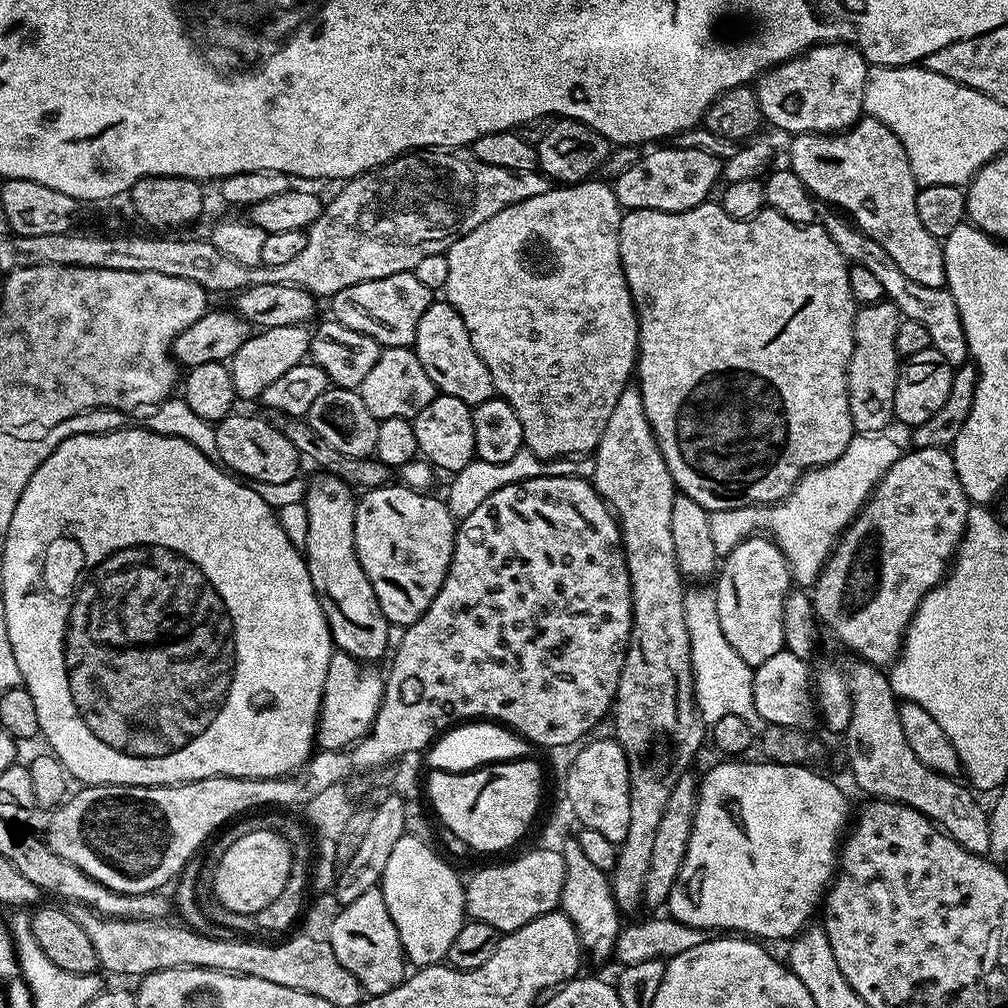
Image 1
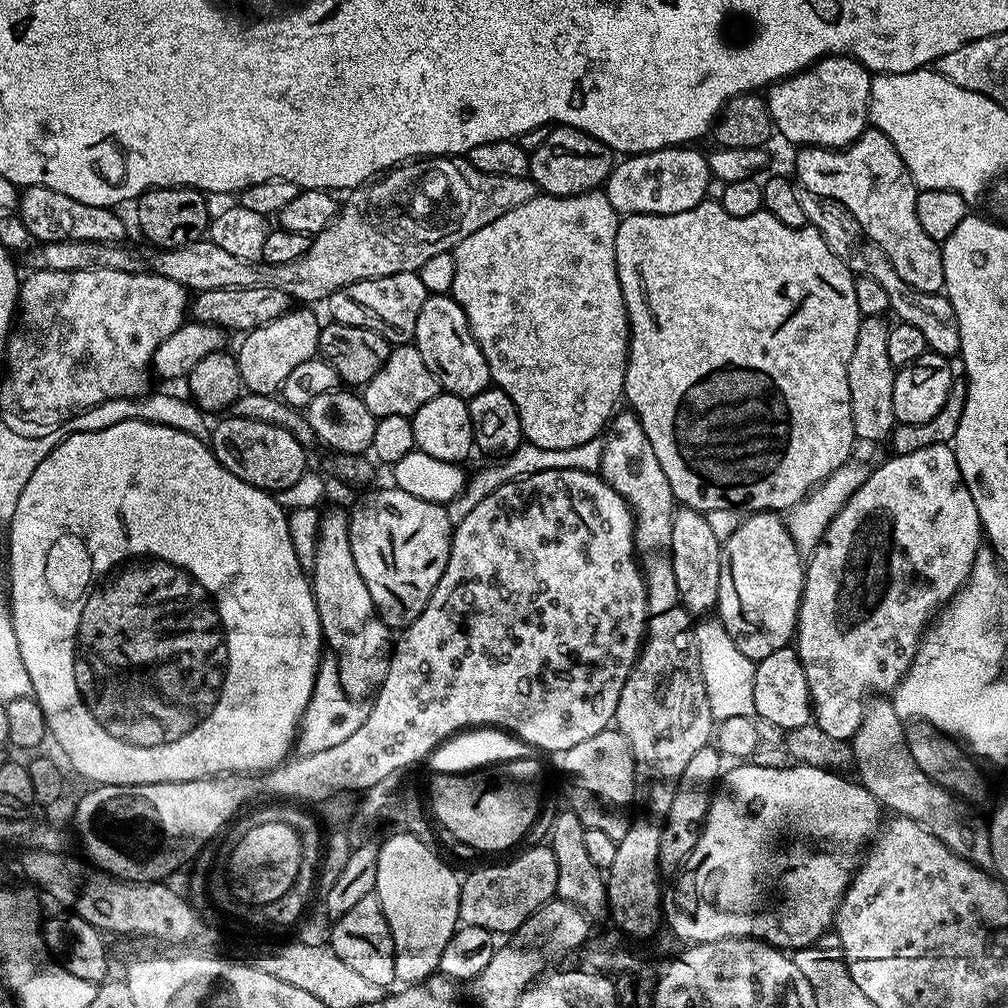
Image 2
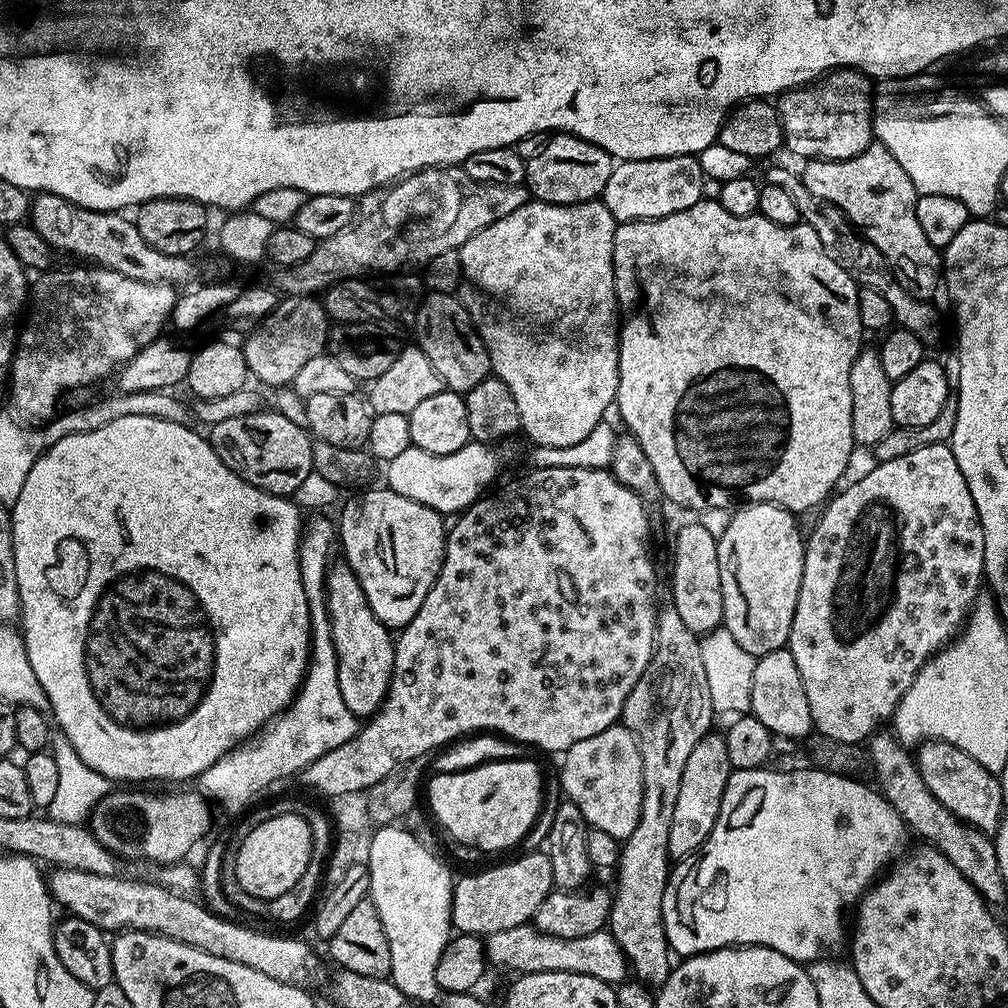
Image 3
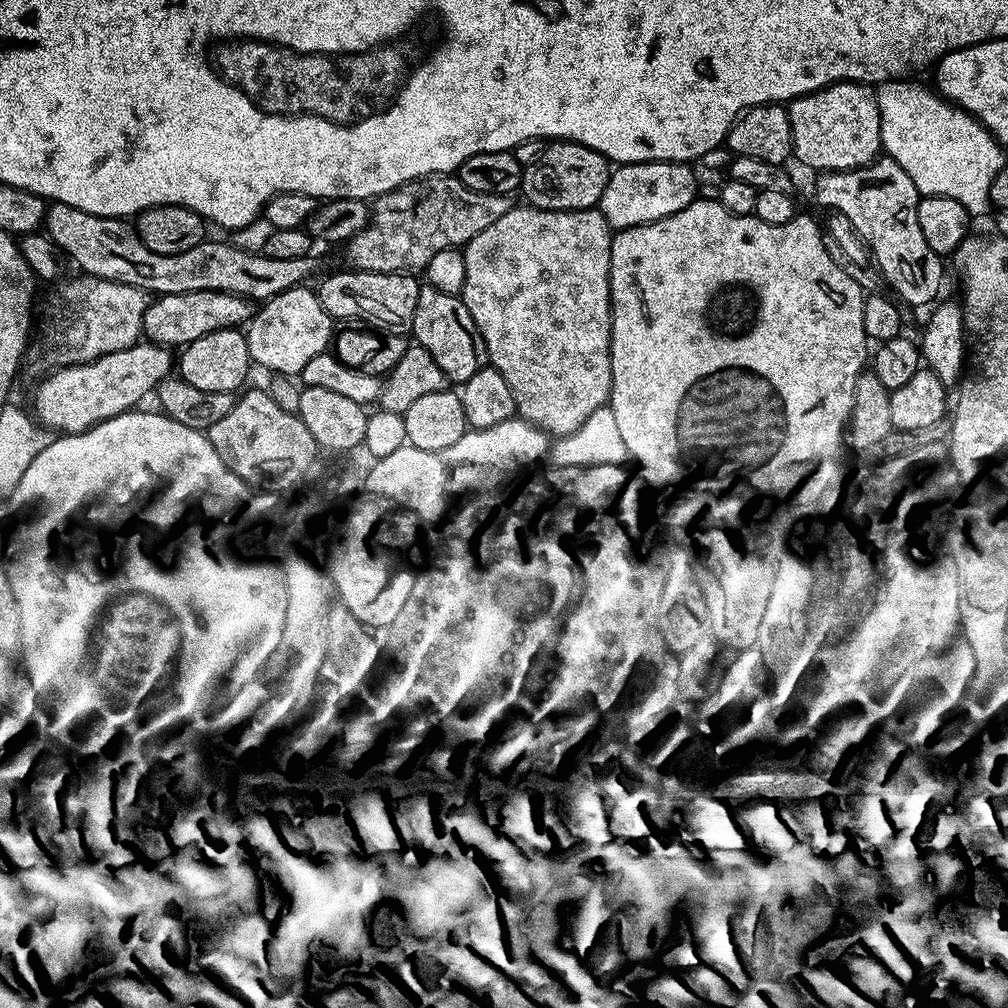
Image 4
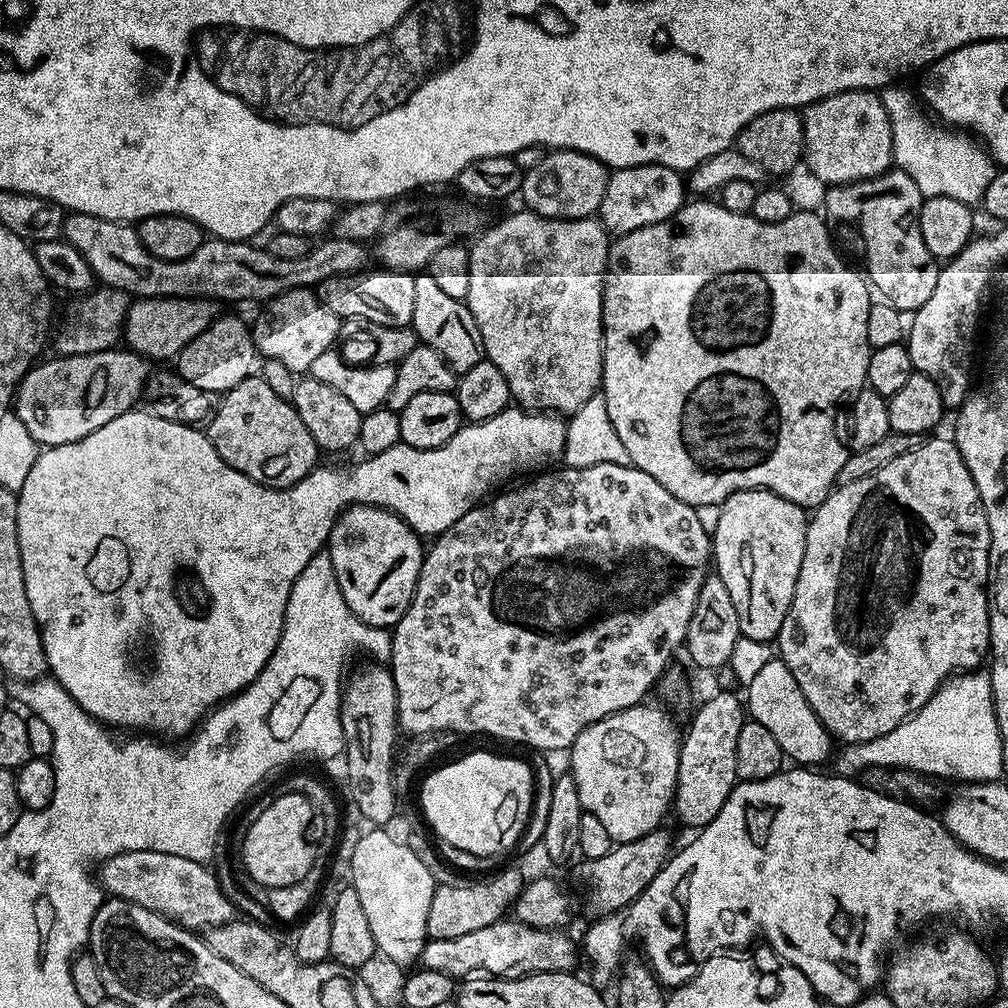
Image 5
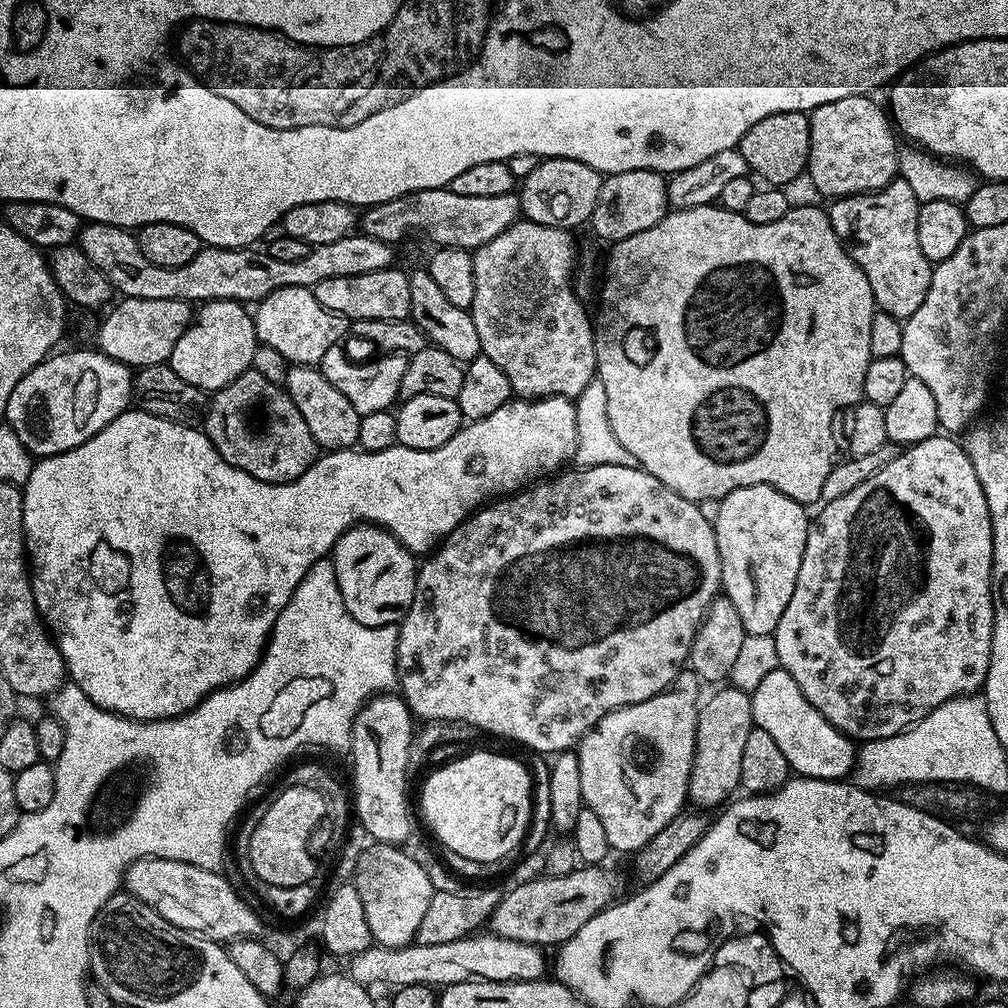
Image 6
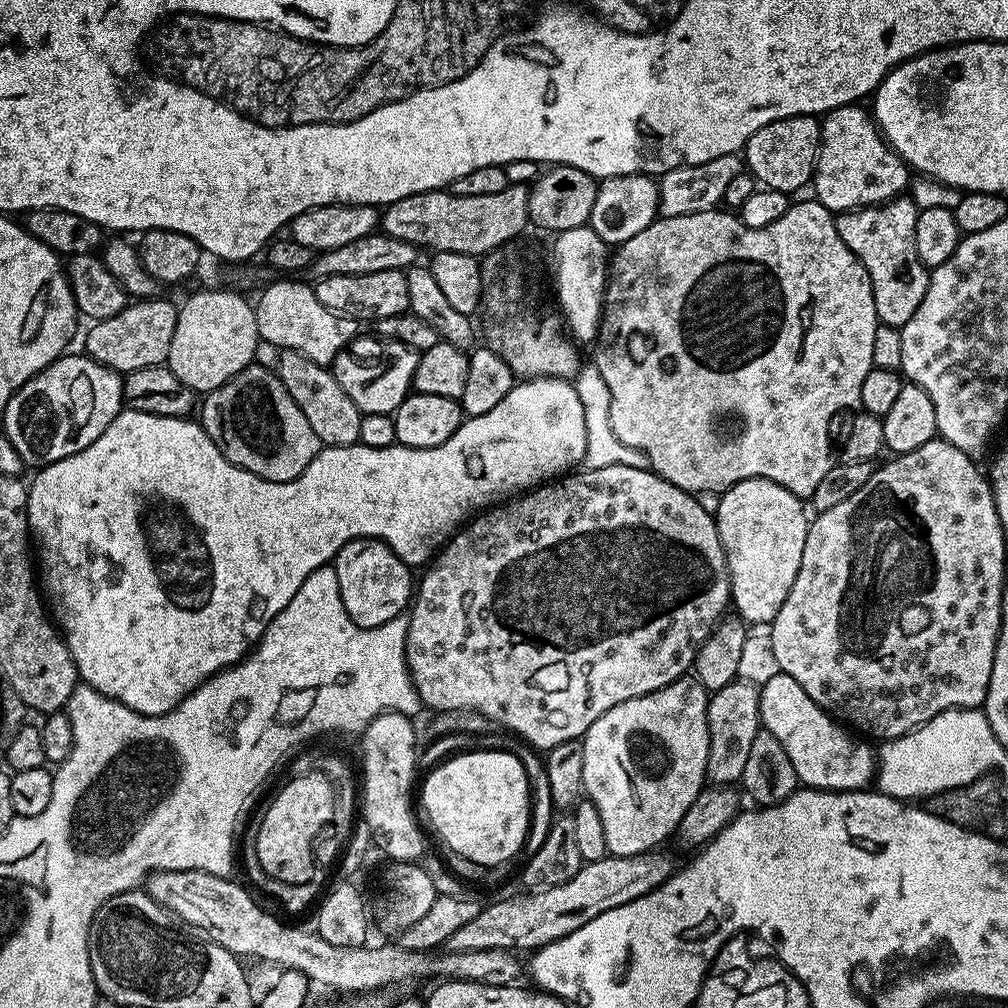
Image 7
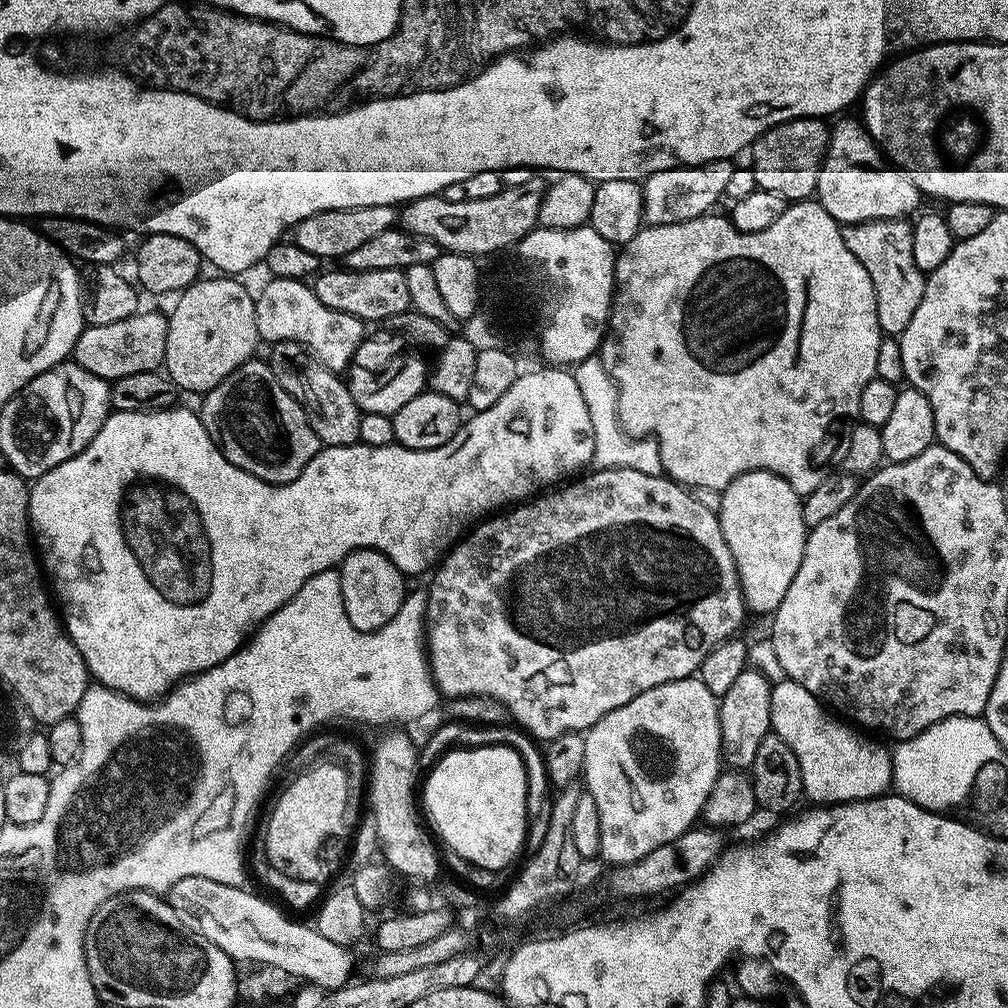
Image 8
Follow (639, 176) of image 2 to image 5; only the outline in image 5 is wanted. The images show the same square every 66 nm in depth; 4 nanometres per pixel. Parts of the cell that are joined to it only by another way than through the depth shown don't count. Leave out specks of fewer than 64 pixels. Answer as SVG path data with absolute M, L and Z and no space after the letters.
M661 164L617 168L606 182L606 194L602 194L598 219L613 237L625 236L642 226L669 220L685 203L686 180L677 169Z

